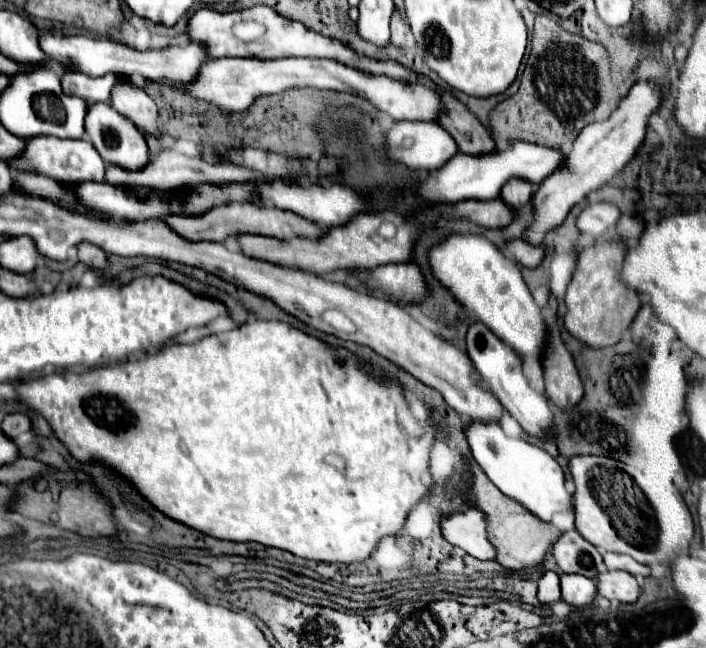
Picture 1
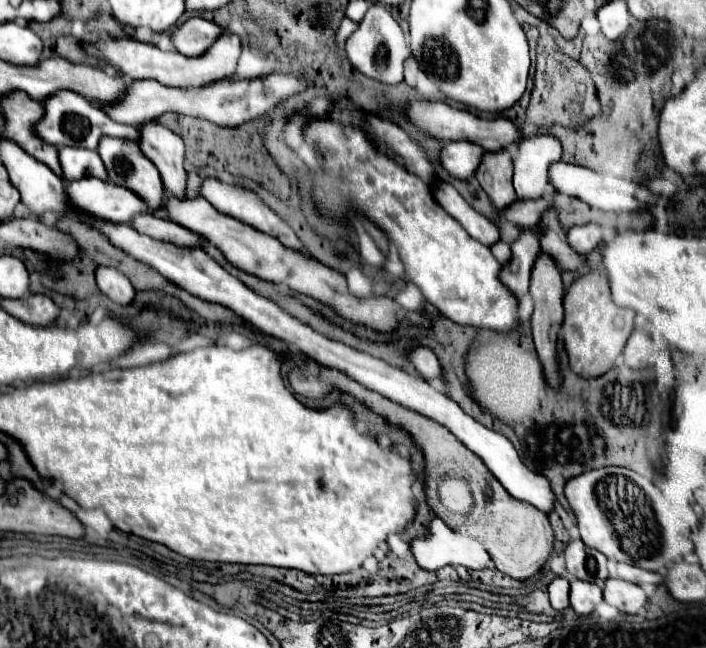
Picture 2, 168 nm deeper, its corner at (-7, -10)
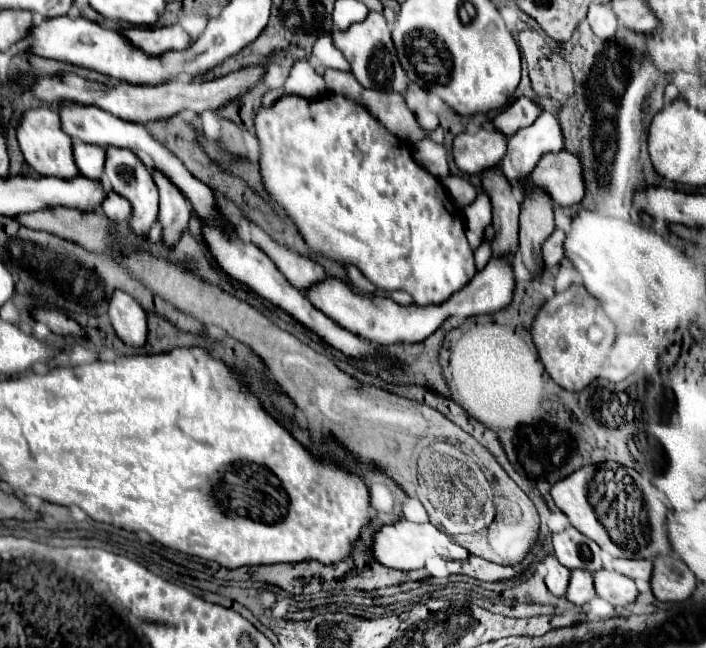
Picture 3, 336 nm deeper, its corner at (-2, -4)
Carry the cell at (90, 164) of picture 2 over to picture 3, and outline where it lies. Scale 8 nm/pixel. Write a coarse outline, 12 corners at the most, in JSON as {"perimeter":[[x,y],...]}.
{"perimeter":[[74,144],[82,176],[100,180],[104,174],[106,150]]}

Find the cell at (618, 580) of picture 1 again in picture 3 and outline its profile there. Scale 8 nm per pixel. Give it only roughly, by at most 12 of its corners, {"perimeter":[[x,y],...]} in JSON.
{"perimeter":[[610,570],[594,572],[596,594],[612,606],[632,604],[634,580]]}

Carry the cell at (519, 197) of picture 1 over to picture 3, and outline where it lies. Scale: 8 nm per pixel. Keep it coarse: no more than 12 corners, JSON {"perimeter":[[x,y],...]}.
{"perimeter":[[558,118],[538,120],[508,140],[500,162],[508,180],[528,176],[548,152],[564,148]]}

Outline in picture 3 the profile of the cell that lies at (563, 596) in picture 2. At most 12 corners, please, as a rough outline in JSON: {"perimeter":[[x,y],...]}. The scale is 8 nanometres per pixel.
{"perimeter":[[554,554],[544,560],[546,586],[554,596],[564,596],[570,570]]}

